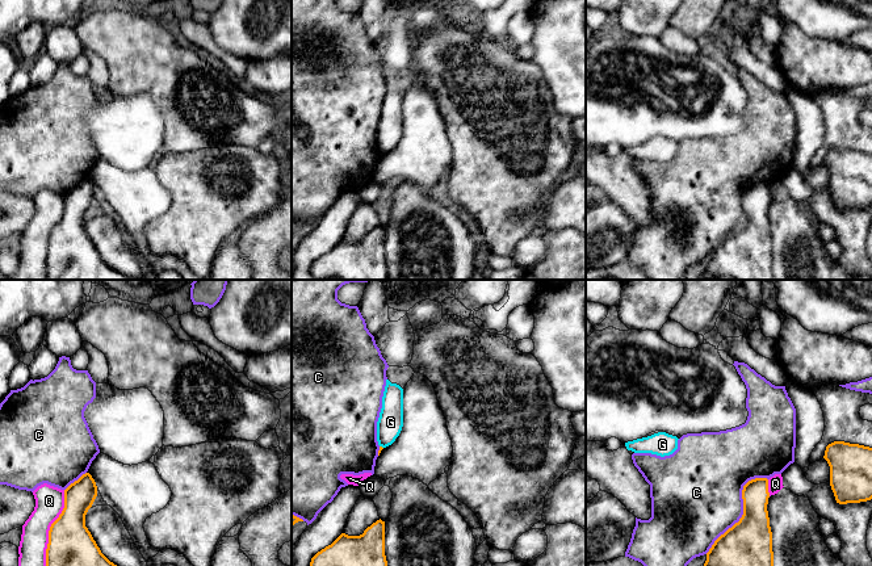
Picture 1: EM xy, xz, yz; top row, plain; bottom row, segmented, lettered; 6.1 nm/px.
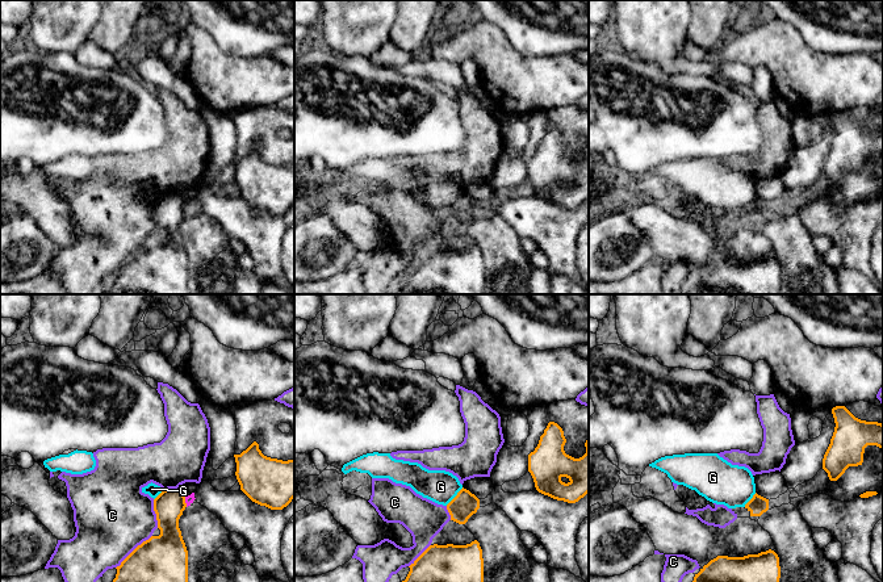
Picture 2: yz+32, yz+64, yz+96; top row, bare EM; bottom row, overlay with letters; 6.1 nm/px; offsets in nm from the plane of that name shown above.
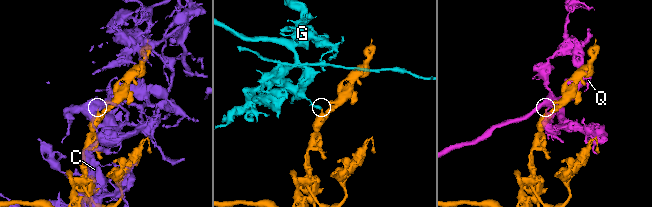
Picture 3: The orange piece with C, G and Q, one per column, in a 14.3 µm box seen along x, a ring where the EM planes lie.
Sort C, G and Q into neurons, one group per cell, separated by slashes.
C / G / Q

